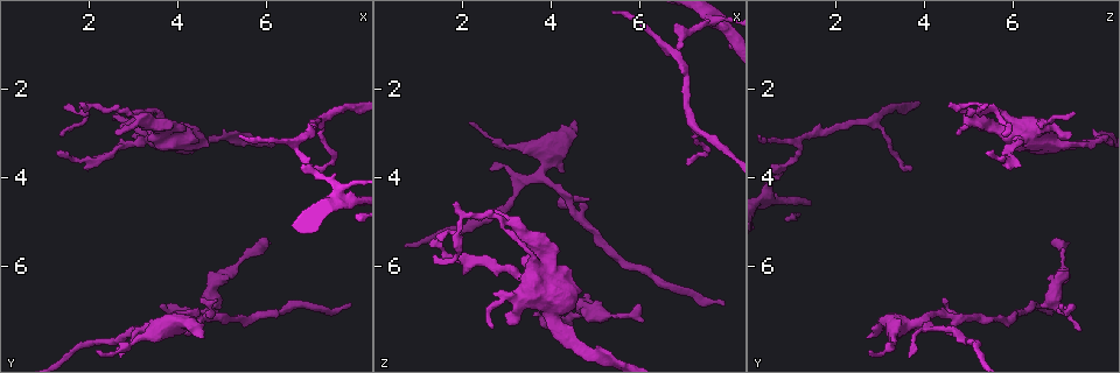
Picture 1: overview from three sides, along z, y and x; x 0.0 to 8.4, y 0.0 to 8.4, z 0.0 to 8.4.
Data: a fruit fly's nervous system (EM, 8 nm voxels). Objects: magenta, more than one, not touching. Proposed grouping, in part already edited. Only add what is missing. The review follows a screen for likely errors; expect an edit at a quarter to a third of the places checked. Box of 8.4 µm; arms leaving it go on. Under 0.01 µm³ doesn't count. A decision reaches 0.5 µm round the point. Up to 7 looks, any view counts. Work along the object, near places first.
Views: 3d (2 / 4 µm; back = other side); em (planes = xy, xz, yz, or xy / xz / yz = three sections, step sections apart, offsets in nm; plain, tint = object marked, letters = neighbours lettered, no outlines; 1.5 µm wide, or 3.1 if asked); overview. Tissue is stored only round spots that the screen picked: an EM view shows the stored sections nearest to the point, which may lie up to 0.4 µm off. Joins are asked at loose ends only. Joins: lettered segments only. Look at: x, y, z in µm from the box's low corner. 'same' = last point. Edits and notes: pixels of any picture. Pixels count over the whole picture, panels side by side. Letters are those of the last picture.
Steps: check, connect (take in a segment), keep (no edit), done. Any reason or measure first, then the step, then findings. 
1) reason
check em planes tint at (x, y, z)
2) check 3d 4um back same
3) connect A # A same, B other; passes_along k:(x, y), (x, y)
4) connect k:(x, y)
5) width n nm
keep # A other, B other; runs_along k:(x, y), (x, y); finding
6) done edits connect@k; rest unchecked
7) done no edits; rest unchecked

an open end
check 3d 2um at (3.10, 3.05, 7.30)

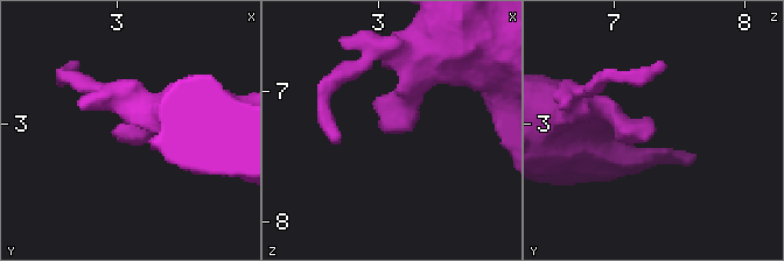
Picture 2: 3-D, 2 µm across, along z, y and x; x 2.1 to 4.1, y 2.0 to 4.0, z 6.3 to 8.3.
check em xy step 4 letters at (3.06, 3.04, 7.32)

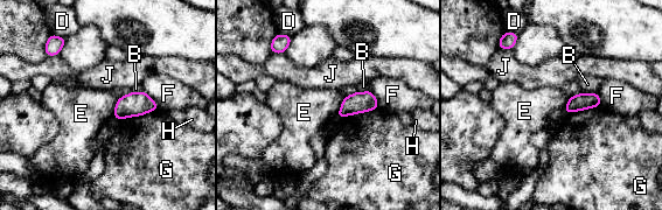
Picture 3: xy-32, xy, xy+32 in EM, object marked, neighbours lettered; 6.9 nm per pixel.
another direction
check em xz step 4 letters same

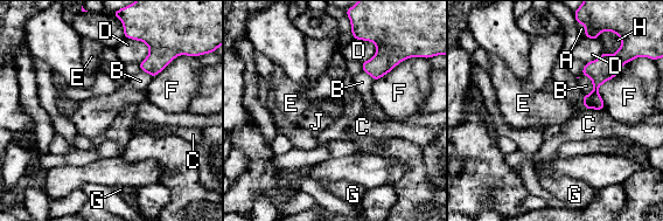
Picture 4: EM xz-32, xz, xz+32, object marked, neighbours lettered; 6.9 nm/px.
keep # A other, B other, C other, D other, E other, F other, G other, H other, J other; border 4:(585, 108), (594, 110); no lettered segment goes on from it

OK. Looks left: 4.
free end
check em planes letters at (3.65, 6.90, 7.00)

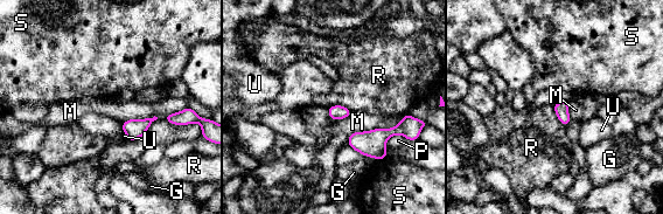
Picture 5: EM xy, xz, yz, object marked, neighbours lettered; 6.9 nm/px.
width 100 nm
keep # G other, M other, P other, R other, S other, U other; no lettered segment goes on from it

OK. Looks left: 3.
branch stops here
check 3d 4um at (2.65, 7.95, 3.85)

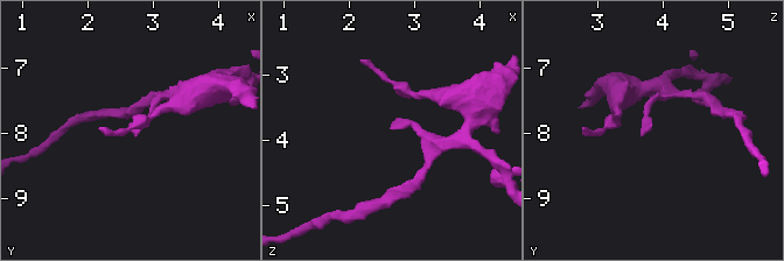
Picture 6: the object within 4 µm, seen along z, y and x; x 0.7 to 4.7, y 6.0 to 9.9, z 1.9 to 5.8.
now the EM
check em xz step 8 letters at (2.60, 7.90, 3.80)

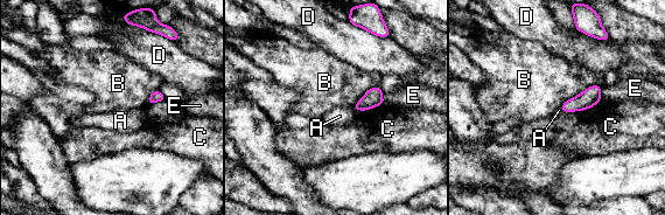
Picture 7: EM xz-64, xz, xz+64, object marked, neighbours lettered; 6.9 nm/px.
keep # A other, B other, C other, D other, E other; no lettered segment goes on from it

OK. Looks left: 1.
done no edits; rest unchecked

